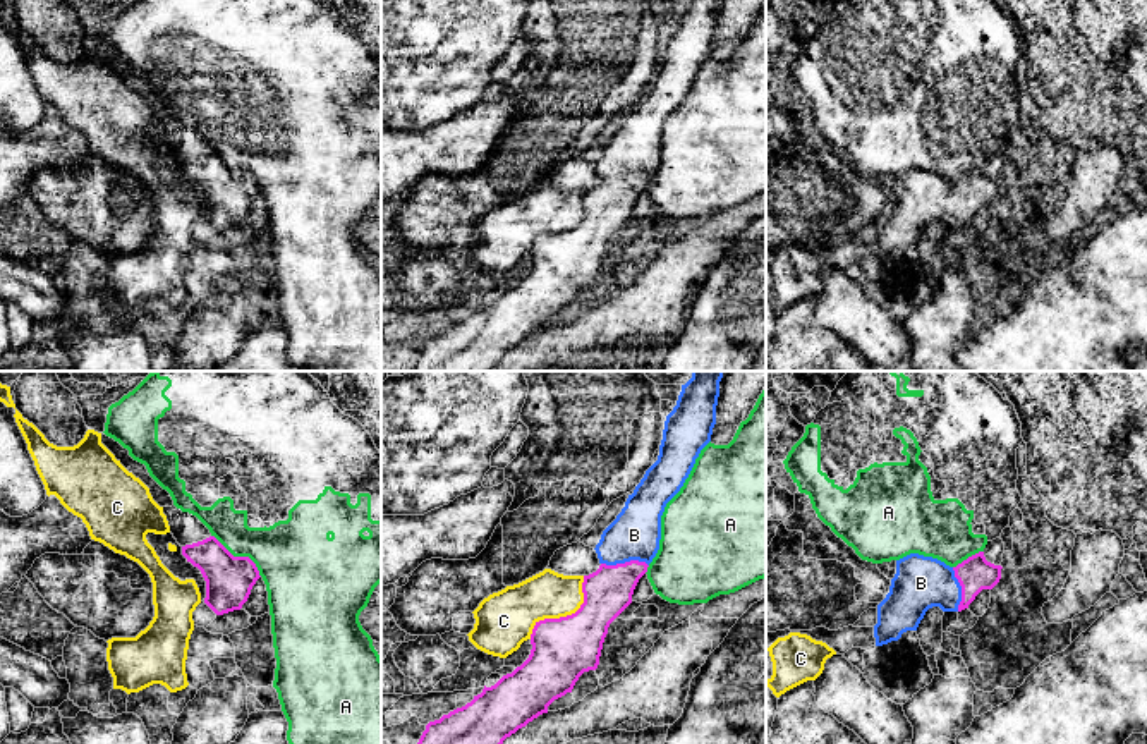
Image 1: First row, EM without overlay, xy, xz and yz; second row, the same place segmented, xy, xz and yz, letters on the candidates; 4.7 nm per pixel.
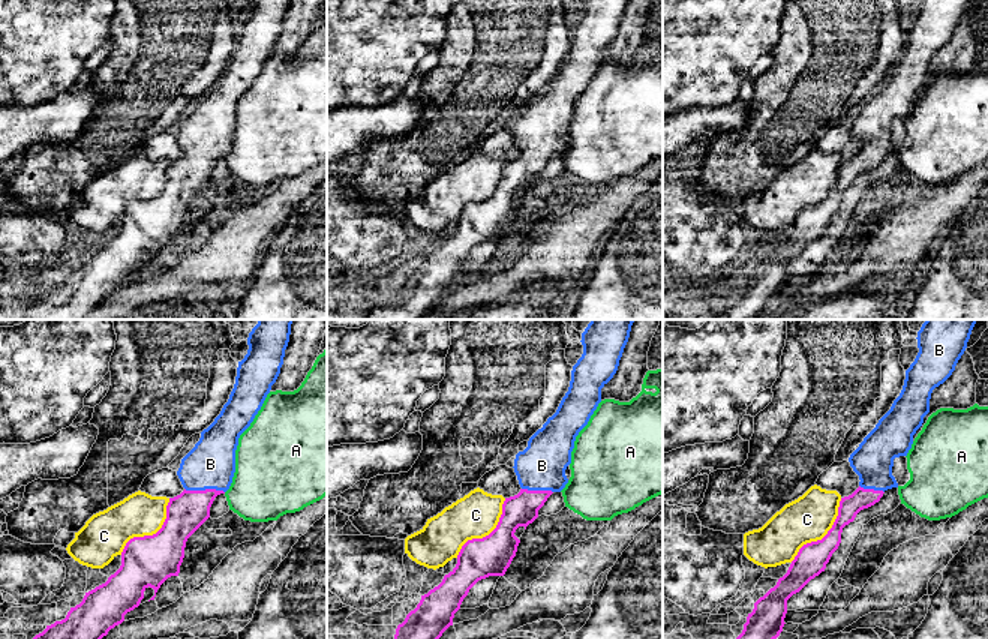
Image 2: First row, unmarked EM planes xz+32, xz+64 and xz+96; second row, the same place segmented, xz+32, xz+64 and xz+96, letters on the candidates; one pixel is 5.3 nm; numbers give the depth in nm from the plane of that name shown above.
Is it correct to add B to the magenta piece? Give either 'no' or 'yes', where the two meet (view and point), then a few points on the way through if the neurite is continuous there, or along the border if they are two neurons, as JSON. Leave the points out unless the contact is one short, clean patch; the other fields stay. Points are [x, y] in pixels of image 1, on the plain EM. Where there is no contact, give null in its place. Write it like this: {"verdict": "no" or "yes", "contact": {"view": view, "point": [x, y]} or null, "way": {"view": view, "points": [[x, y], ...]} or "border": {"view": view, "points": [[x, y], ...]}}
{"verdict": "yes", "contact": {"view": "xz", "point": [625, 177]}, "way": {"view": "xz", "points": [[608, 207], [625, 177], [625, 164], [634, 150]]}}

